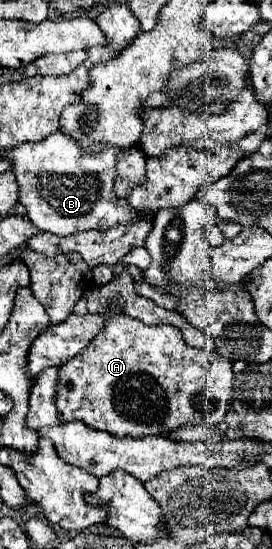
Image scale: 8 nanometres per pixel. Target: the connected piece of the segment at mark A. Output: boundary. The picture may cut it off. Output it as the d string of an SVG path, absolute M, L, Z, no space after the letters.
M110 315L104 329L88 343L88 347L72 357L58 371L56 409L60 421L82 421L90 429L112 433L114 437L142 439L176 431L182 425L218 425L234 401L232 395L232 361L210 349L194 349L182 341L180 329L174 325L144 325L126 315Z

